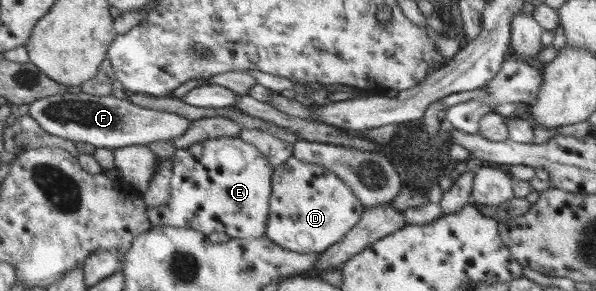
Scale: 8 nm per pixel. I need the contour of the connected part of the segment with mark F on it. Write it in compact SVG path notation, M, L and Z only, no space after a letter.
M84 92L55 94L35 100L29 104L29 115L49 134L73 140L74 143L86 142L87 145L96 146L96 149L120 149L159 141L174 141L185 134L191 122L175 113L140 107L127 98Z

